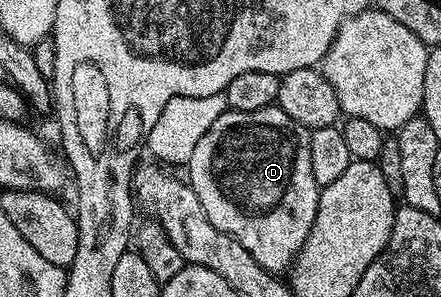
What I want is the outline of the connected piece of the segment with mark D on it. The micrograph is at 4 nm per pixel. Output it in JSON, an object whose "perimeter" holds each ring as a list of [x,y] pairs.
{"perimeter":[[[278,106],[248,112],[228,110],[209,126],[209,130],[205,130],[185,166],[186,179],[197,194],[209,222],[241,242],[257,266],[274,274],[283,274],[290,269],[291,261],[317,218],[321,185],[313,178],[313,166],[309,163],[310,141],[308,129],[293,122],[293,118]]]}

